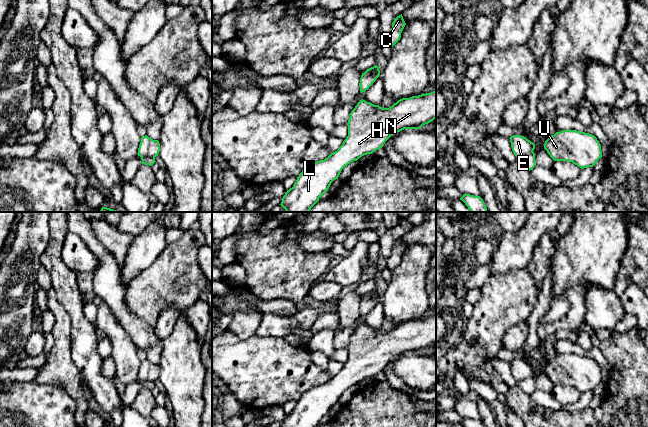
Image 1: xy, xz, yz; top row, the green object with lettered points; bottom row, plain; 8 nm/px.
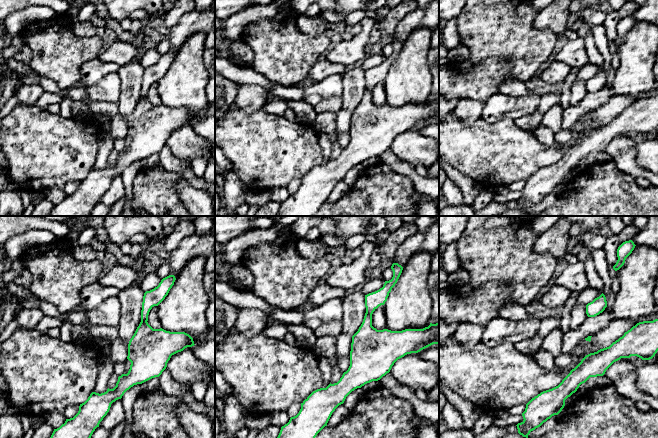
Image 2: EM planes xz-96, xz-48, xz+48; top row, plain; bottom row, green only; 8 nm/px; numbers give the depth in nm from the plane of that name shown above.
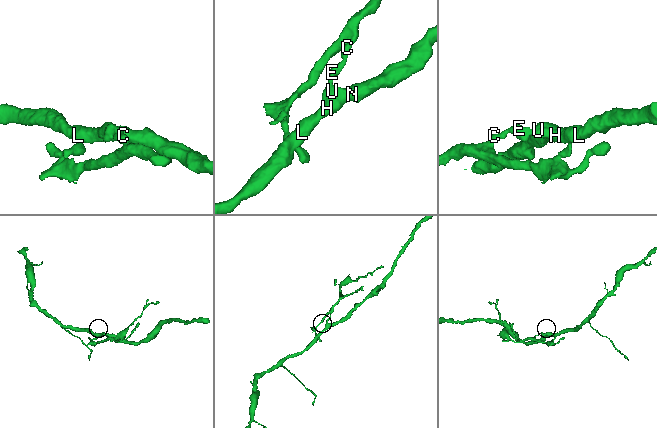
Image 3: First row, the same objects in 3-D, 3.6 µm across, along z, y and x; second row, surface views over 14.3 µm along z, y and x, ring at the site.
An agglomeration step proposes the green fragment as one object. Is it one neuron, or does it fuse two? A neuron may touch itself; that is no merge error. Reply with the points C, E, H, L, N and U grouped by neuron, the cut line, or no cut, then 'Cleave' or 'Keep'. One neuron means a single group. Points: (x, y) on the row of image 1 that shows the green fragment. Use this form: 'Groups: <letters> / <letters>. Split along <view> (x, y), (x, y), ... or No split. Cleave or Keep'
Groups: C E / H L N U. Split along xz (364, 73), (367, 73), (373, 67), (378, 75). Cleave

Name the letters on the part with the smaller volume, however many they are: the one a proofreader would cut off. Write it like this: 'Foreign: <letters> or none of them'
Foreign: C, E

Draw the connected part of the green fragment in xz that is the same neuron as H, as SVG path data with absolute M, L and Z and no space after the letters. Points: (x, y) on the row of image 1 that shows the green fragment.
M436 91L402 98L389 108L382 108L361 99L350 113L347 123L348 136L339 149L324 160L314 162L304 168L293 187L283 196L280 205L286 212L309 212L319 198L328 191L331 183L338 179L345 166L382 148L392 134L404 129L420 129L434 119L436 119Z

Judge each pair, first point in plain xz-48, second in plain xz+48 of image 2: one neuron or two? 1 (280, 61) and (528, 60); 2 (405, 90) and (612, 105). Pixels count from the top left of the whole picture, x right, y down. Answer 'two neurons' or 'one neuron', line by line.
1: one neuron
2: two neurons

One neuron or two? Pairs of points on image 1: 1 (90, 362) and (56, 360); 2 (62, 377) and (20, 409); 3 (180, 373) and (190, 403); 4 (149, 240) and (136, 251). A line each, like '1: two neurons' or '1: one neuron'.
1: two neurons
2: two neurons
3: one neuron
4: one neuron

